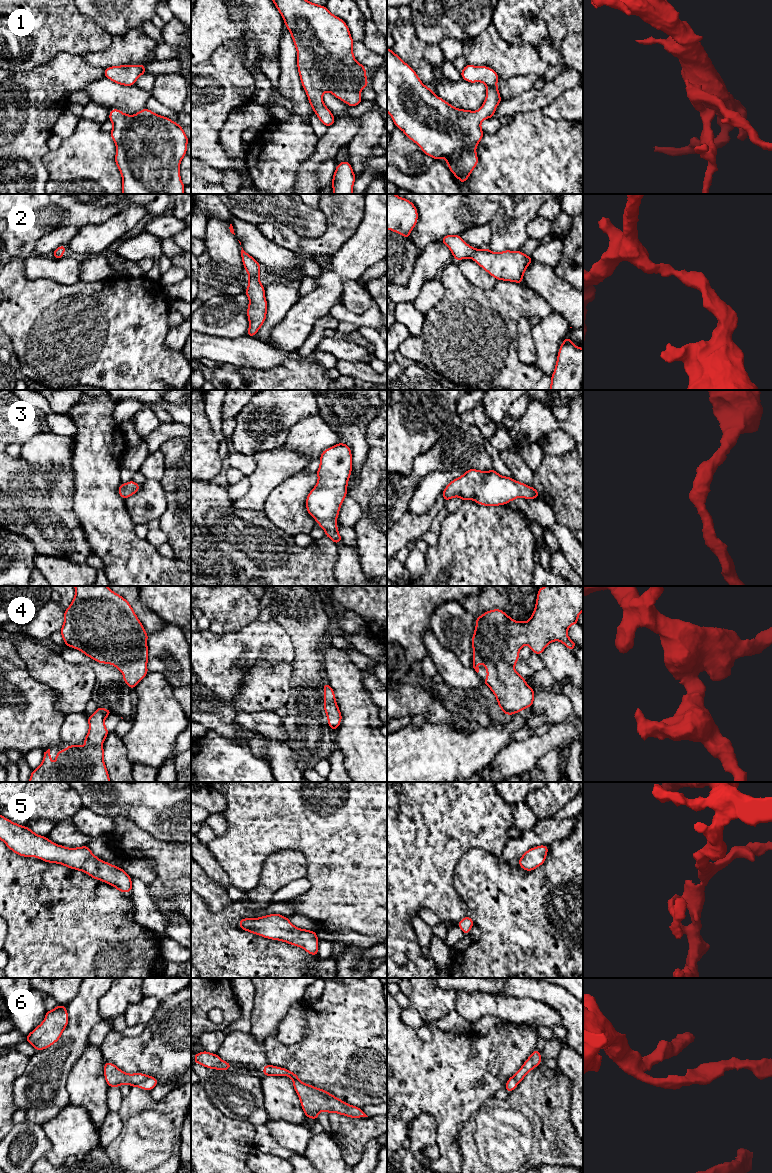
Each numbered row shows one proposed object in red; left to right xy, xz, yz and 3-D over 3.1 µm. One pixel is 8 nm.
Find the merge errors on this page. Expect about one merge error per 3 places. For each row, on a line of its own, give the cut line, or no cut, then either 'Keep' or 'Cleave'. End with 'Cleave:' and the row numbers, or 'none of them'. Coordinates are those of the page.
1: No split. Keep
2: No split. Keep
3: No split. Keep
4: No split. Keep
5: No split. Keep
6: No split. Keep
Cleave: none of them

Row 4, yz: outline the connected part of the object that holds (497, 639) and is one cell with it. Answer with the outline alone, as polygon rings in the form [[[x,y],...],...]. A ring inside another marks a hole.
[[[547,586],[538,589],[535,609],[527,622],[514,621],[504,611],[493,609],[476,618],[476,627],[472,636],[473,668],[478,673],[478,663],[483,663],[487,670],[487,678],[483,680],[495,697],[504,714],[513,715],[534,702],[534,690],[526,683],[525,678],[515,671],[520,649],[529,645],[531,651],[541,655],[552,642],[562,642],[570,651],[577,644],[572,641],[567,630],[578,624],[579,614],[583,611],[582,586]]]

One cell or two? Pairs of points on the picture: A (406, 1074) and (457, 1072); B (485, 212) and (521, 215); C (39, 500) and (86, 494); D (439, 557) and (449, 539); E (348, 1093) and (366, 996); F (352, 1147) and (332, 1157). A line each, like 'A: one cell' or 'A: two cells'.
A: one cell
B: two cells
C: two cells
D: one cell
E: one cell
F: two cells

